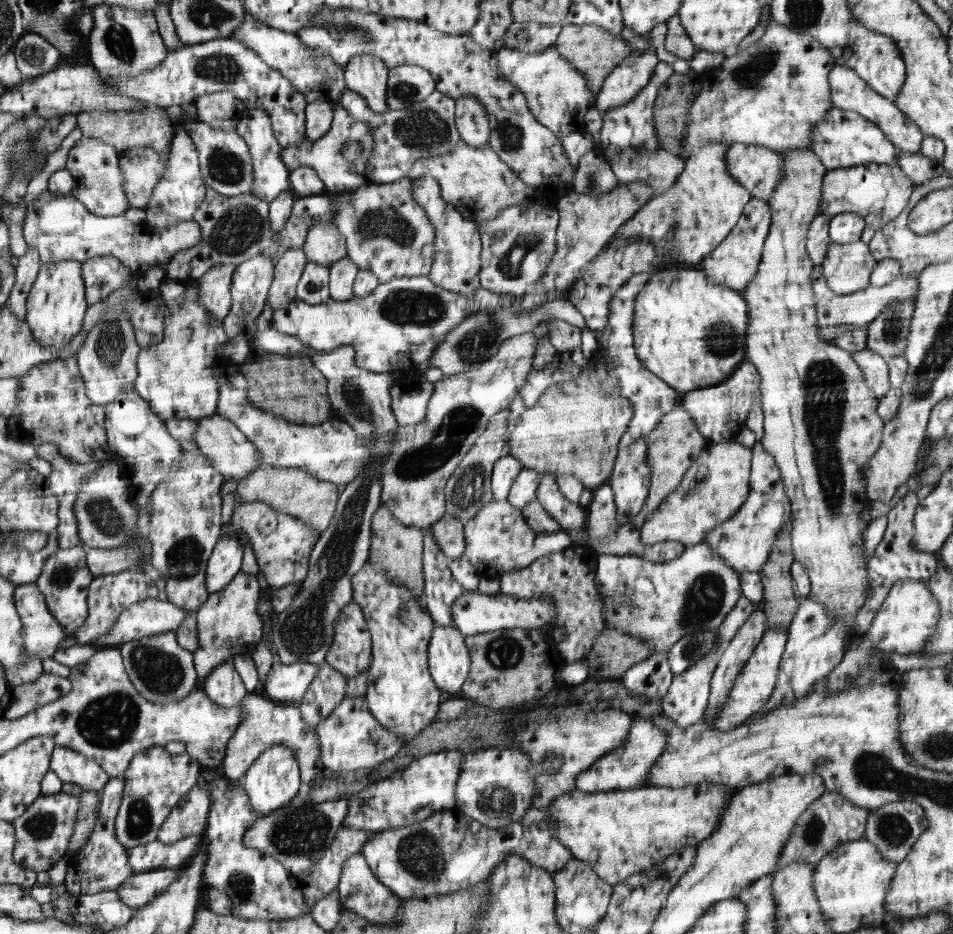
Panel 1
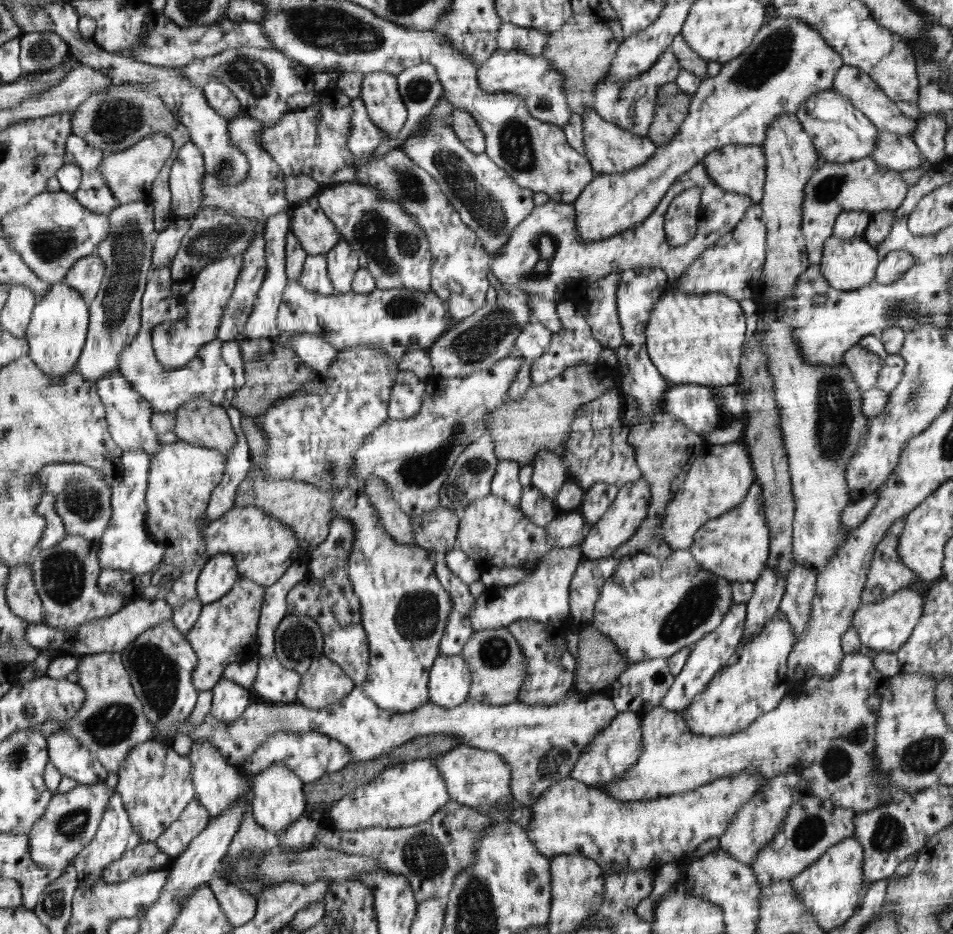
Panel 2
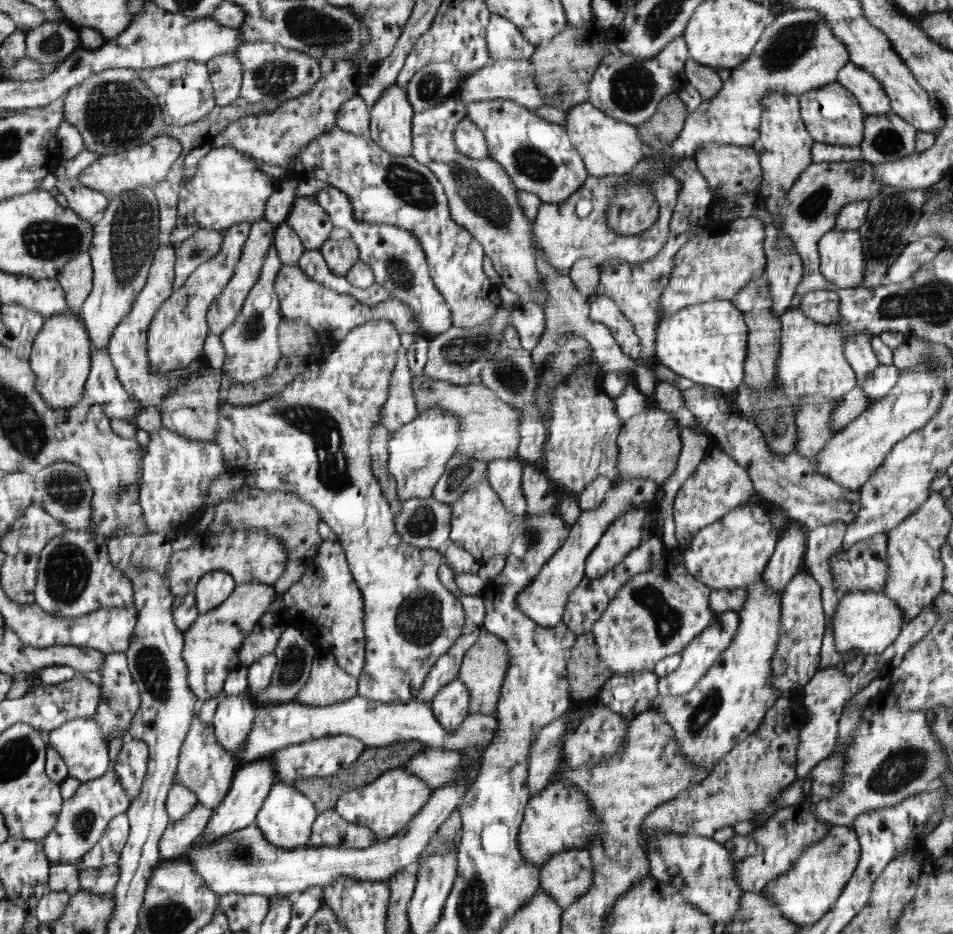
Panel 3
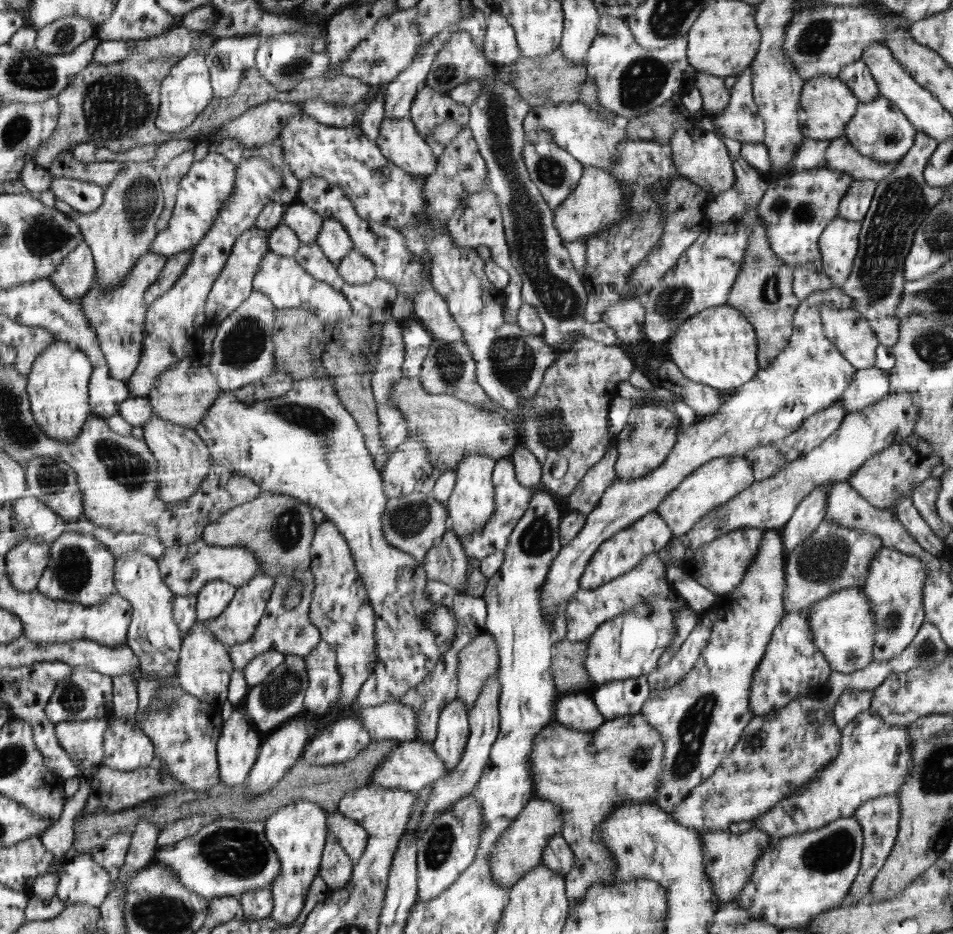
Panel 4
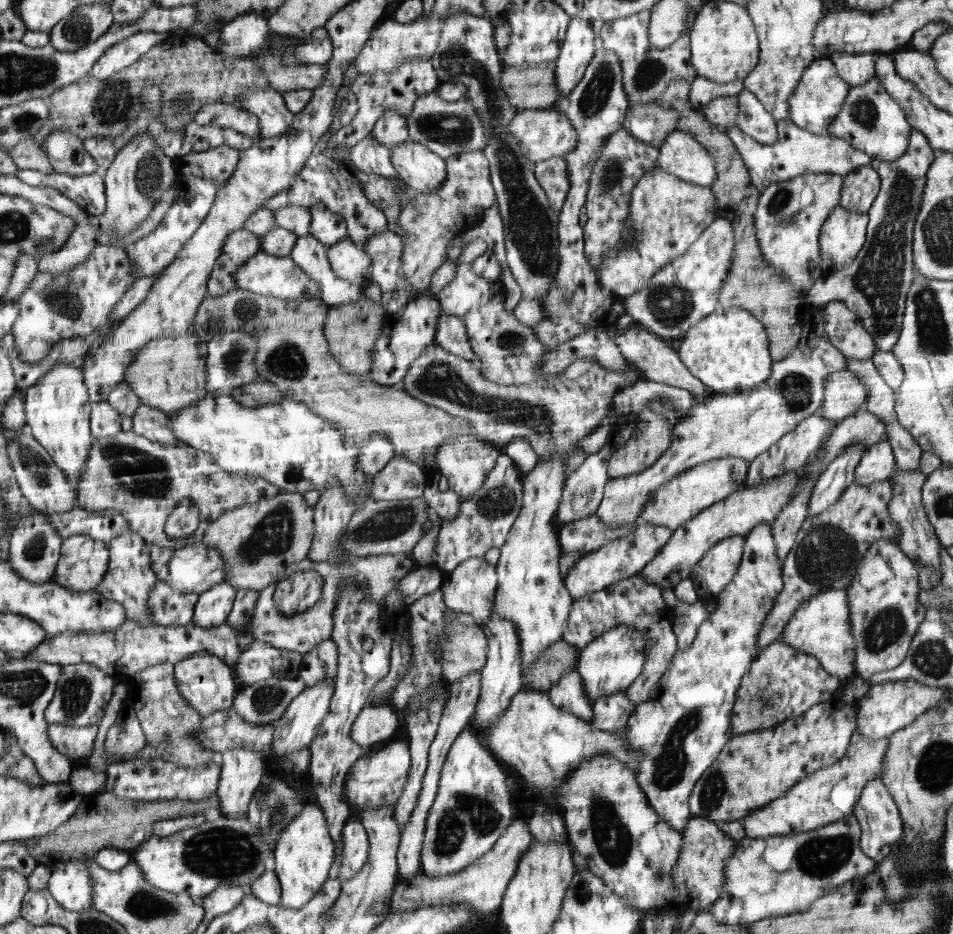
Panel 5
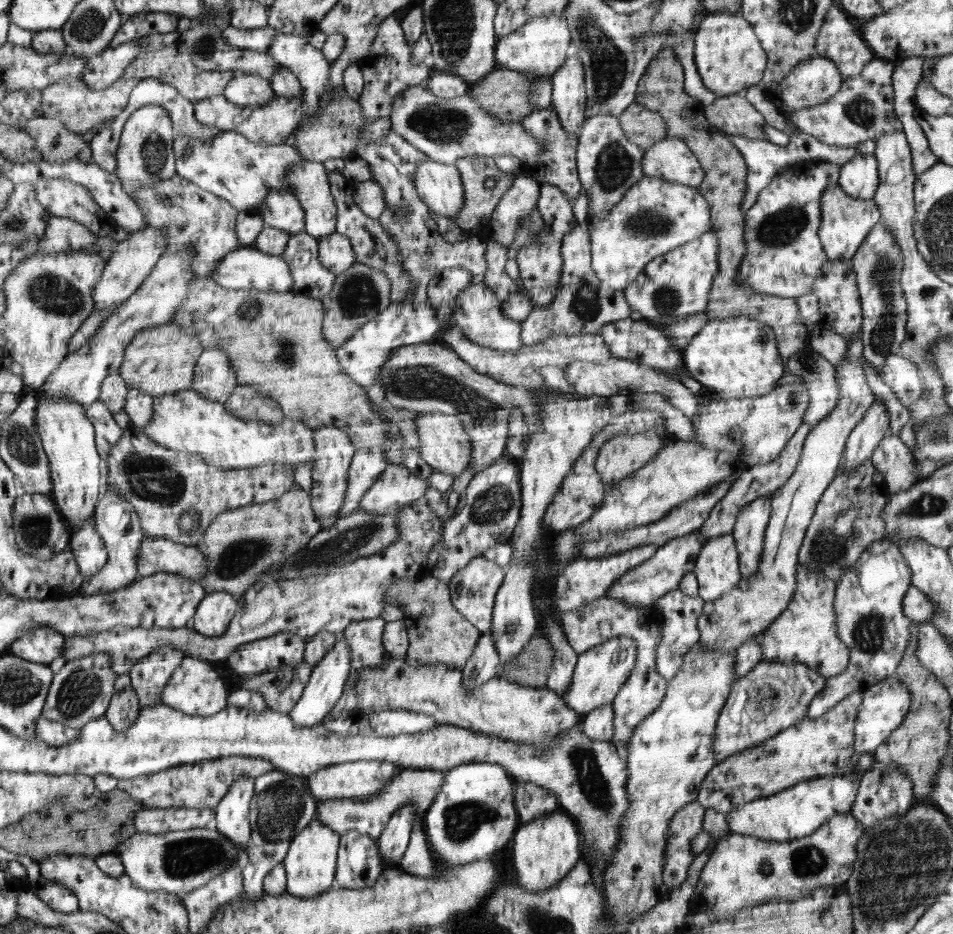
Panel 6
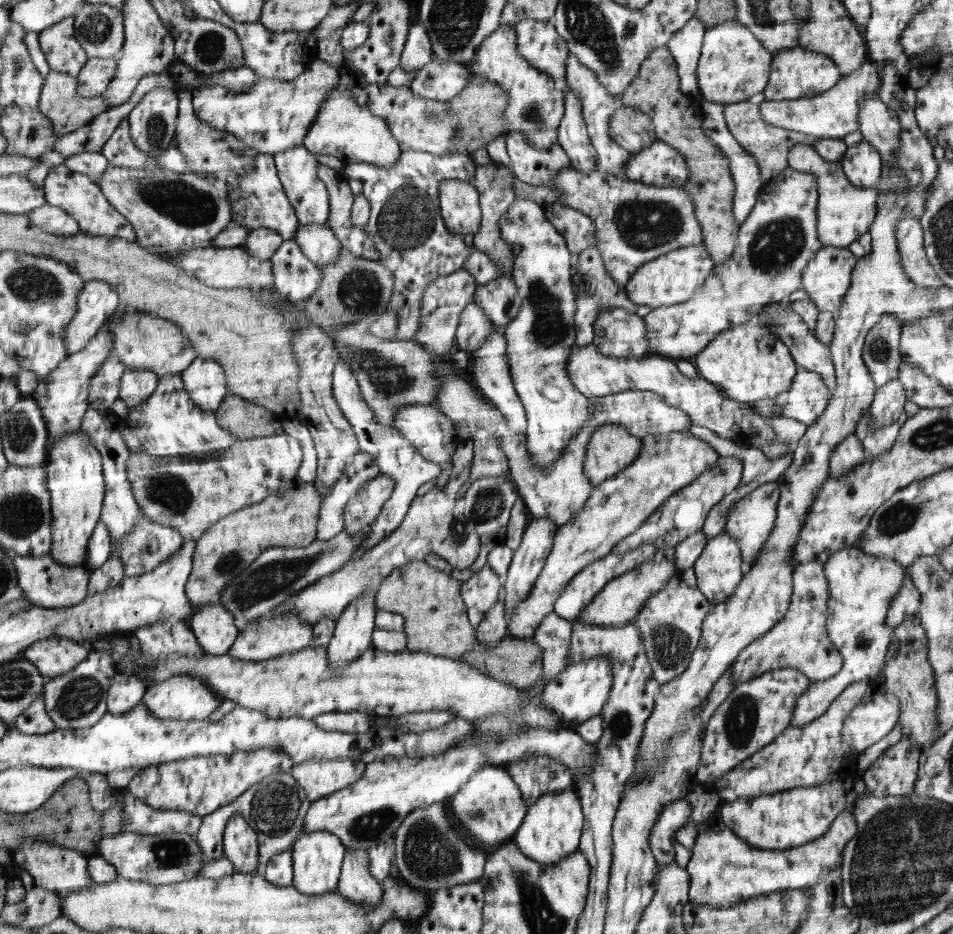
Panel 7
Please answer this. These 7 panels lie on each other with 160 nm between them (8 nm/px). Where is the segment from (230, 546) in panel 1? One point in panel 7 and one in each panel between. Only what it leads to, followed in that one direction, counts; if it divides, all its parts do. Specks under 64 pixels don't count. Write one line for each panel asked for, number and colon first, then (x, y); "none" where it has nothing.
2: (218, 576)
3: (213, 589)
4: (214, 598)
5: (214, 607)
6: (215, 612)
7: (214, 629)

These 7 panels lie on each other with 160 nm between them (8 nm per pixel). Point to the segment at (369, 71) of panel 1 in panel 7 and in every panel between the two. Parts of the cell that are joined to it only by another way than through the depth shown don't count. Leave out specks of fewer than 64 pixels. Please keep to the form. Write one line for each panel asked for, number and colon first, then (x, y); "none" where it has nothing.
2: (380, 92)
3: (392, 117)
4: (399, 140)
5: (424, 171)
6: (441, 185)
7: (459, 200)

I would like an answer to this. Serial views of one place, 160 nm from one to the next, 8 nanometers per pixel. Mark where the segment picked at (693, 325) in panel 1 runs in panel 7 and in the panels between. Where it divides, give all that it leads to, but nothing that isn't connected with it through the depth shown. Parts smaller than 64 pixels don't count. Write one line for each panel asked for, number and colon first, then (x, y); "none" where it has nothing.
2: (691, 339)
3: (707, 343)
4: (717, 347)
5: (728, 350)
6: (738, 357)
7: (748, 362)

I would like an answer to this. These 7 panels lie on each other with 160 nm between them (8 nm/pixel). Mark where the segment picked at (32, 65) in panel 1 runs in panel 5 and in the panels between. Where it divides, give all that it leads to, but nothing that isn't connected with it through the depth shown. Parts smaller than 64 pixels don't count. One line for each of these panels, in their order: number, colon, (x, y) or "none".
2: (40, 52)
3: (51, 42)
4: (63, 36)
5: (90, 22)

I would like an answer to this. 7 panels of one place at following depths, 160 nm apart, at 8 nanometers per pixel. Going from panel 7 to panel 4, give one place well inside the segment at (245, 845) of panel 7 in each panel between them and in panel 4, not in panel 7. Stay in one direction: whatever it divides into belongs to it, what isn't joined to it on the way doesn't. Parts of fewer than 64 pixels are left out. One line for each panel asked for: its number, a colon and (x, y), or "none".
4: (238, 747)
5: (242, 769)
6: (232, 814)

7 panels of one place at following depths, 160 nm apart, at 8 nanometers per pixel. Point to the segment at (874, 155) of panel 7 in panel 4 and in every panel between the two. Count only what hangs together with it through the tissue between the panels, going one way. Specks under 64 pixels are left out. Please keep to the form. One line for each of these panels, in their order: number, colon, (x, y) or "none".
4: (854, 206)
5: (861, 186)
6: (859, 177)

